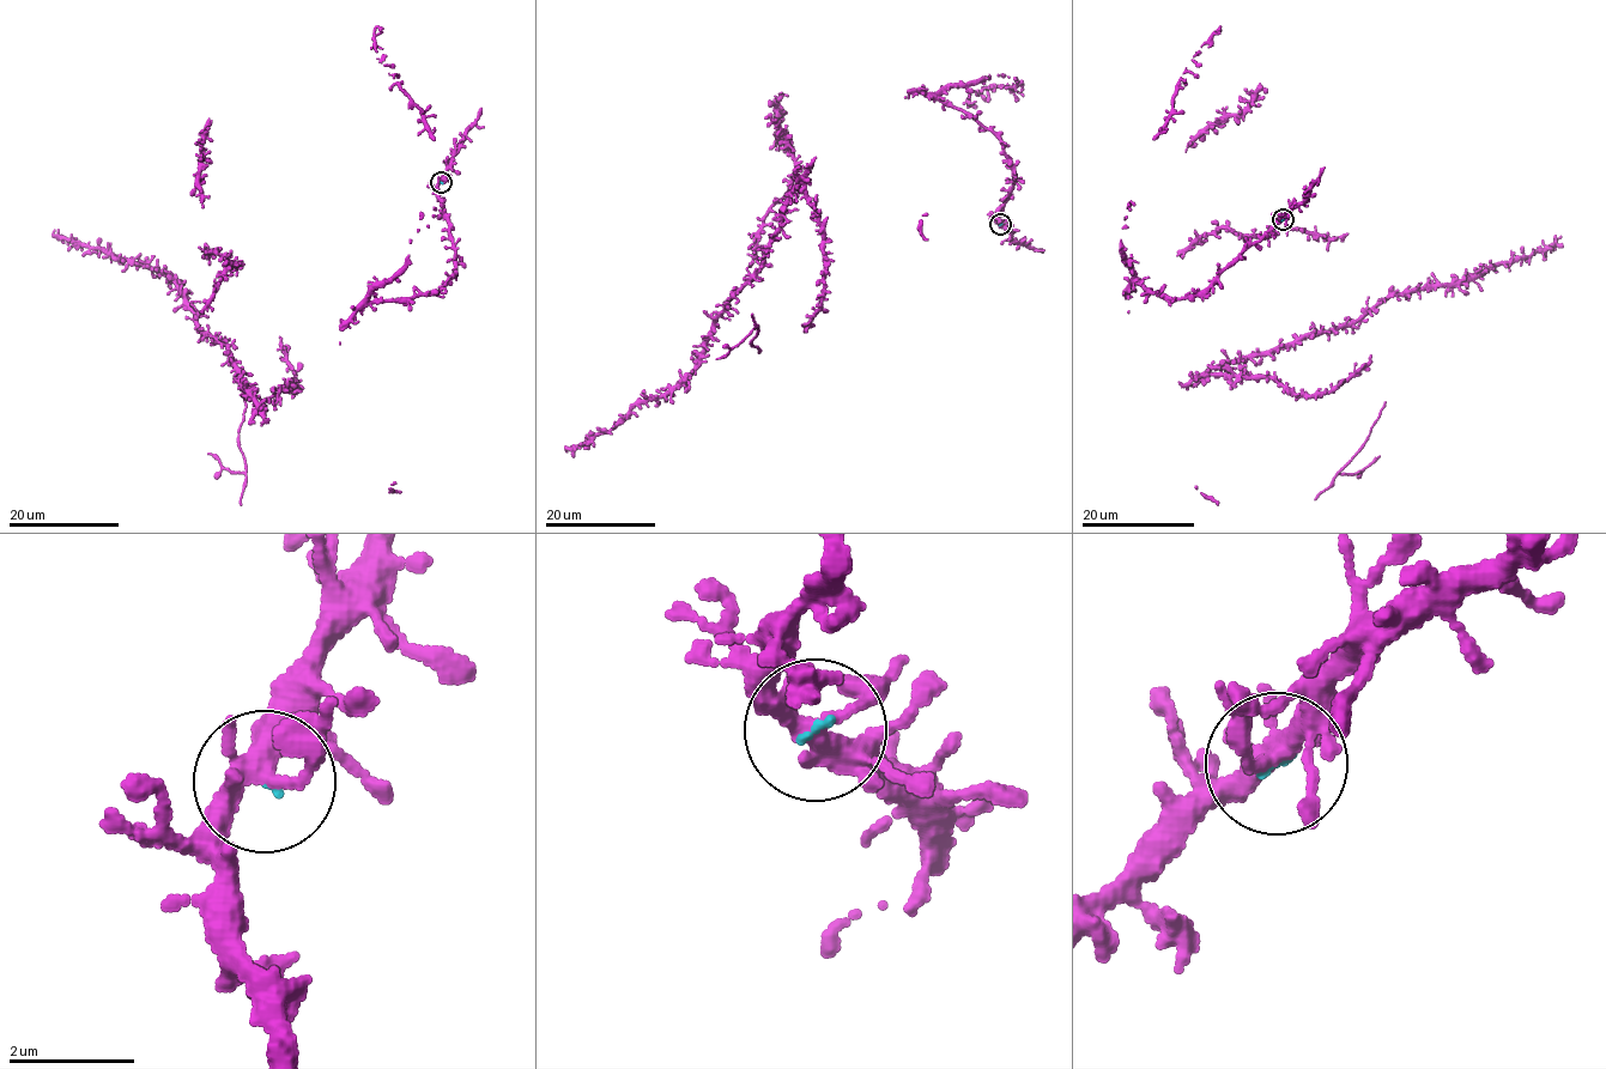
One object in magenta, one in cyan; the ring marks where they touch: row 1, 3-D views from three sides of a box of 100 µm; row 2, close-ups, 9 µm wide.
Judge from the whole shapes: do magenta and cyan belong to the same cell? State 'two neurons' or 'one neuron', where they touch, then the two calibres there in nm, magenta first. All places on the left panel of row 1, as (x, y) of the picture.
one neuron; at (441, 182); 300 nm thick on the magenta side, 70 nm on the other

